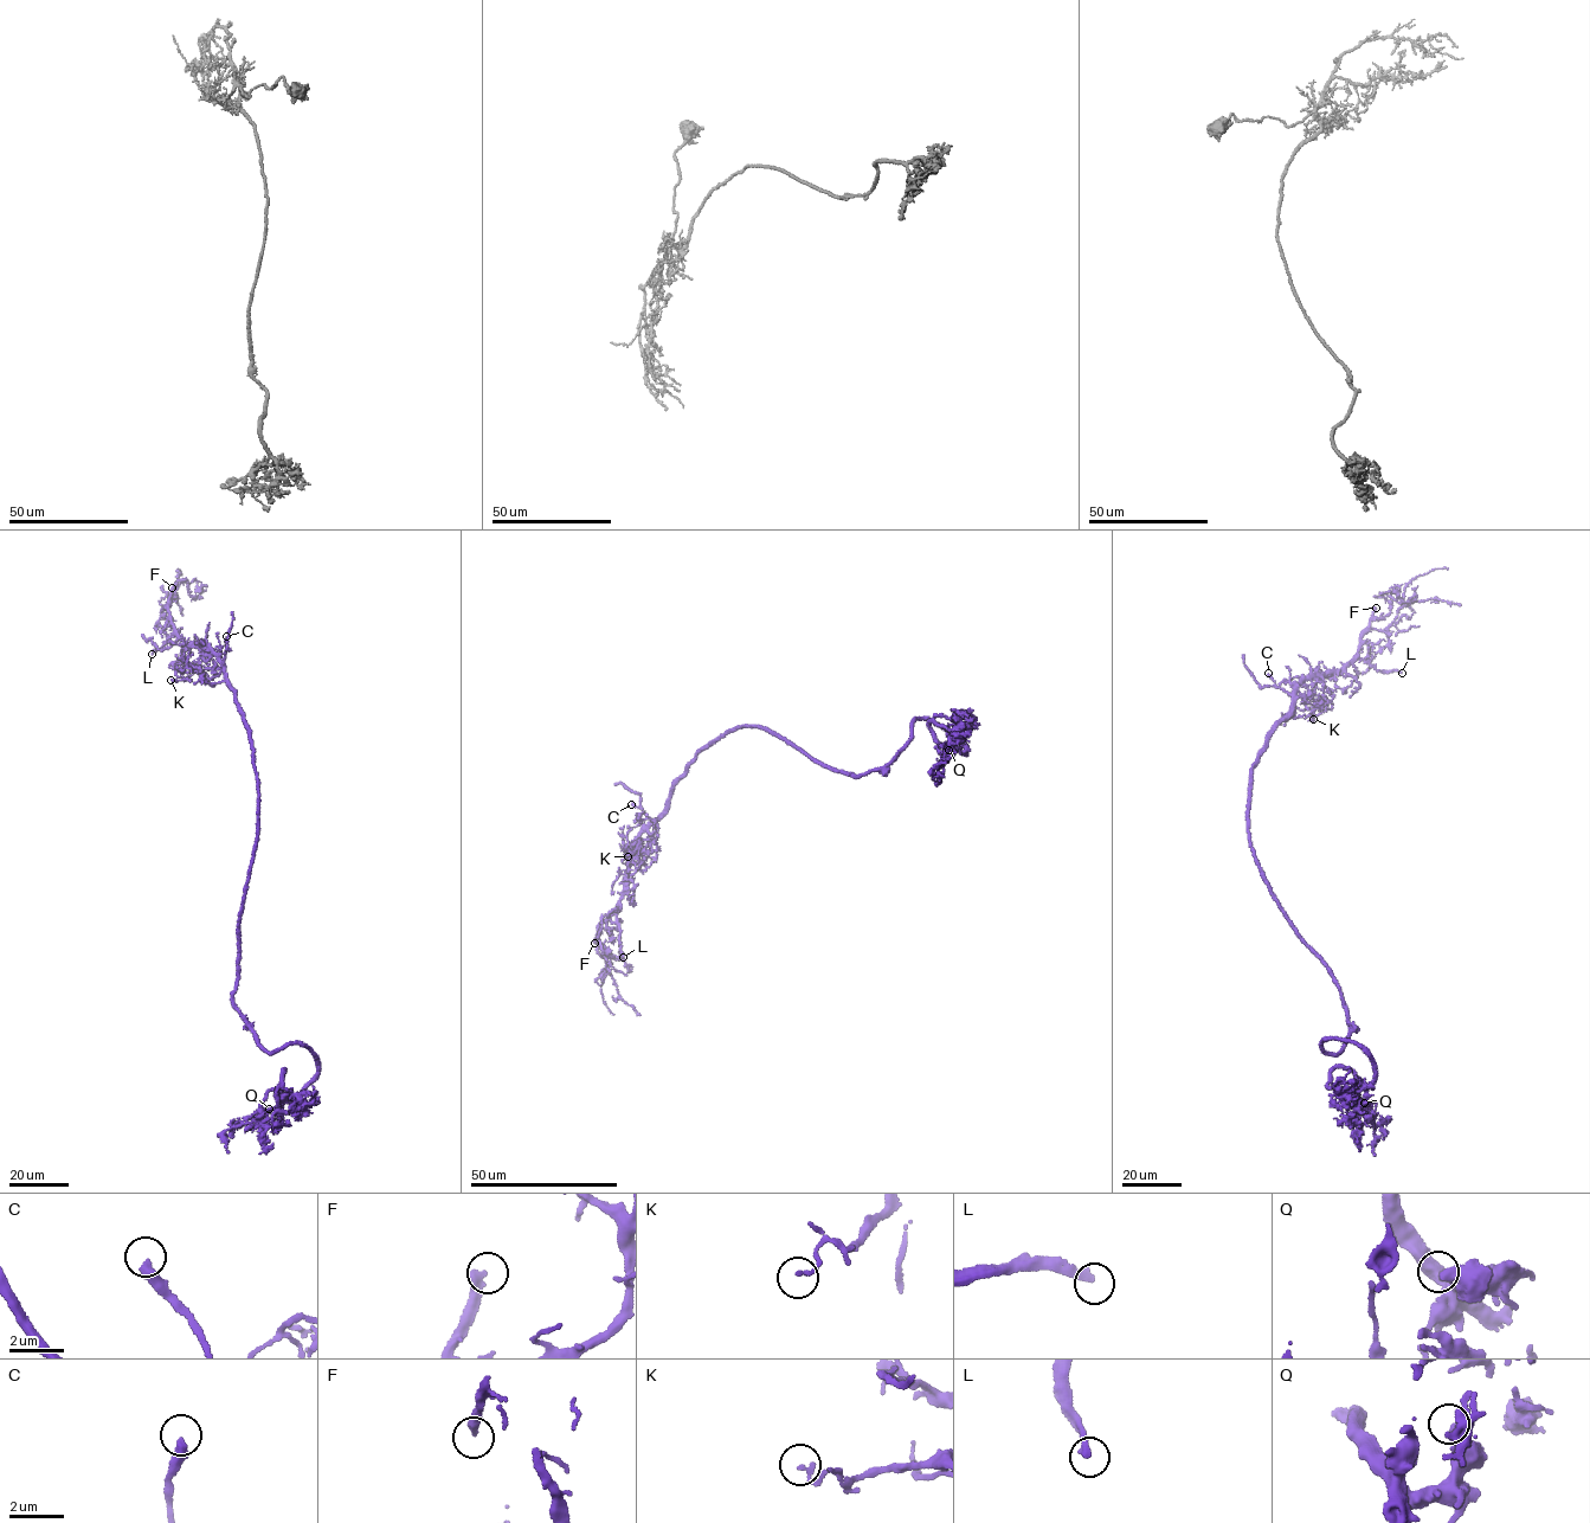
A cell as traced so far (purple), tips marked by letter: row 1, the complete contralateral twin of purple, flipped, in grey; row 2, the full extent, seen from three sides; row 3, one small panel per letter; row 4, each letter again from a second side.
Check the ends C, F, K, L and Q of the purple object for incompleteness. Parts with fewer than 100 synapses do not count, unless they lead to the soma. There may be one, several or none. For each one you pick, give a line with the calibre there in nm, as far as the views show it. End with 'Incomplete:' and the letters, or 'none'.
F: 360 nm thick
L: 280 nm thick
Incomplete: F, L

